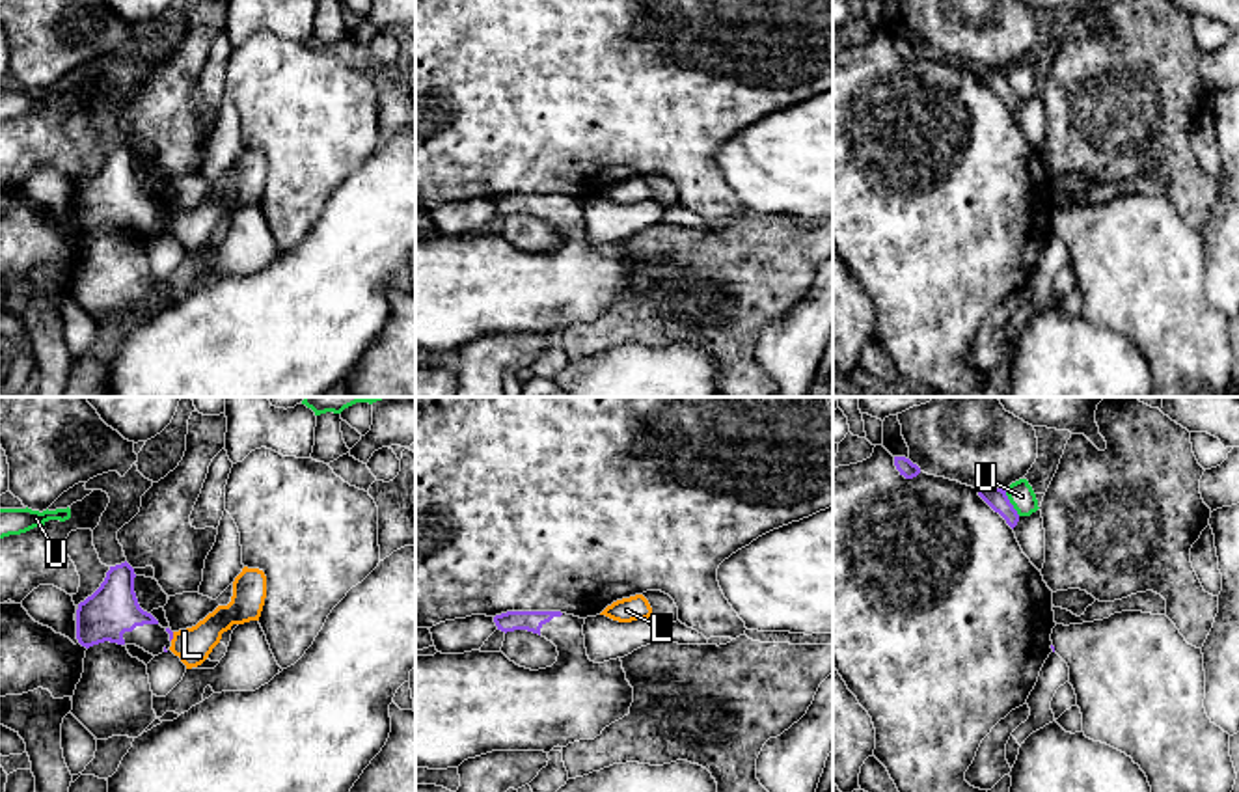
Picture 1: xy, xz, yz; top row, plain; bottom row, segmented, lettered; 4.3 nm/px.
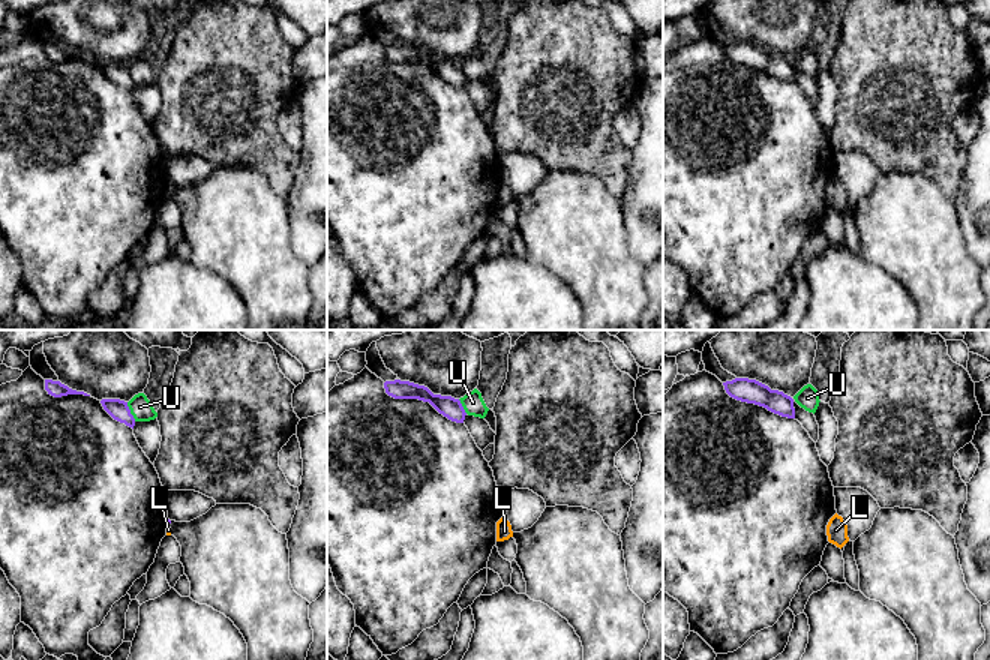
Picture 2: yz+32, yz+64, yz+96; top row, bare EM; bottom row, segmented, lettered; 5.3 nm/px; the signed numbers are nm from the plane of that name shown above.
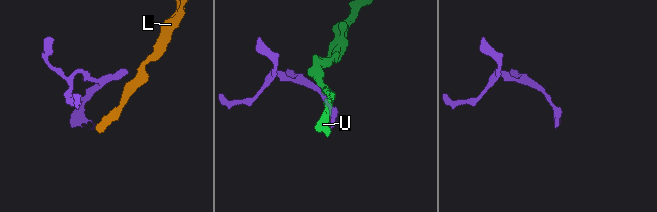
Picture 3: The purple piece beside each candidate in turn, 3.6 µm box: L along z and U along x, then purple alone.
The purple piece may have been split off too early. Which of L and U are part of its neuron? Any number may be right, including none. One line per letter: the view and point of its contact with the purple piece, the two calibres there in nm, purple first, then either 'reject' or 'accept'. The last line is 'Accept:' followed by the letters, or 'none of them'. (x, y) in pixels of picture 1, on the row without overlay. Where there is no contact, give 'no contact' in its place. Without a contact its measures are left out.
L: meets purple in xy at (172, 218); 20 nm thick on the purple side, 160 nm on the other; reject
U: meets purple in yz at (1010, 86); 90 nm thick on the purple side, 110 nm on the other; reject
Accept: none of them

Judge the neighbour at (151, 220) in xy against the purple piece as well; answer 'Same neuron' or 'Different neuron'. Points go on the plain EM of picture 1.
Same neuron

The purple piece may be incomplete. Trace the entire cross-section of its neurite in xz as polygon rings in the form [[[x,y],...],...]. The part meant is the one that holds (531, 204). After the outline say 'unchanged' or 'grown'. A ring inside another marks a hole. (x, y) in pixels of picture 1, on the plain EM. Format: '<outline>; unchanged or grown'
[[[507,194],[494,199],[497,212],[527,212],[557,229],[551,250],[531,253],[503,235],[415,239],[415,350],[447,352],[492,334],[544,334],[594,322],[630,296],[633,270],[620,240],[594,246],[587,239],[585,201],[561,194]]]; grown

